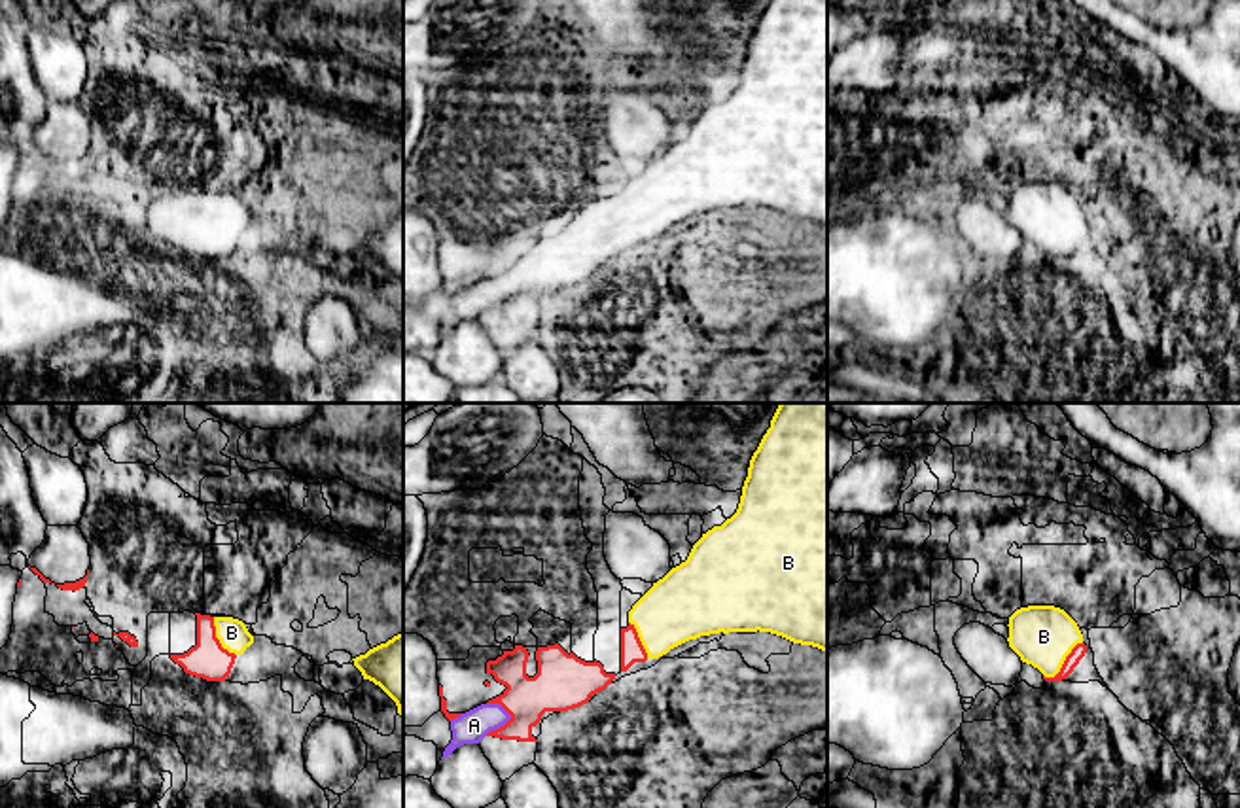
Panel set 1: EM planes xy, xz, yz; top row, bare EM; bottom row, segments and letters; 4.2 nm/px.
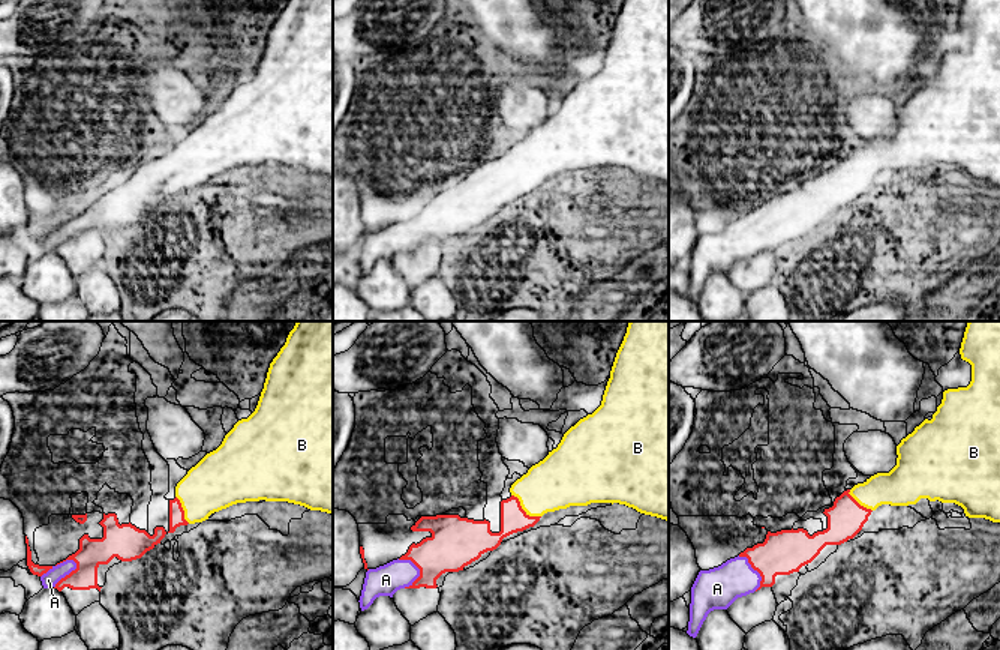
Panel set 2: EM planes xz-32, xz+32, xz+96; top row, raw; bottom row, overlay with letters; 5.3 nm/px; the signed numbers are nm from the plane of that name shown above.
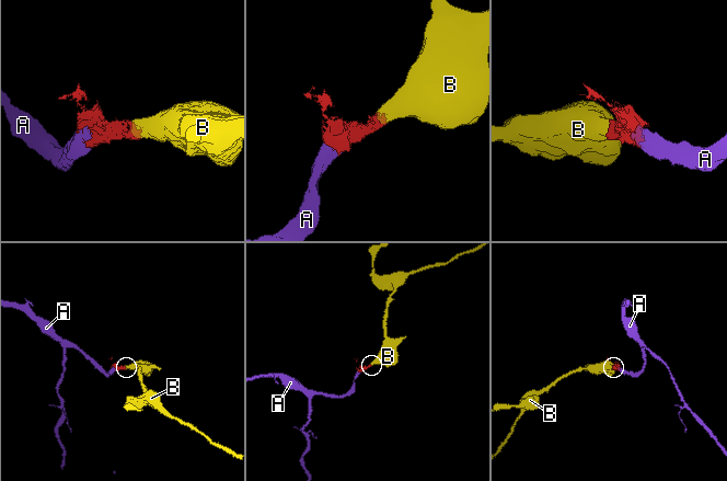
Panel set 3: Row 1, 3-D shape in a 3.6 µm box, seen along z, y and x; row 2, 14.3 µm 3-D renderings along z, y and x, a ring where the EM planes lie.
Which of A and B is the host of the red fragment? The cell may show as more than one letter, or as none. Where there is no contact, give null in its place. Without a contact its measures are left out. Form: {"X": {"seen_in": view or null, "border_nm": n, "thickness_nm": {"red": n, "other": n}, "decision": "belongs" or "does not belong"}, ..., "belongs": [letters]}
{"A": {"seen_in": "xz", "border_nm": 160, "thickness_nm": {"red": 190, "other": 140}, "decision": "belongs"}, "B": {"seen_in": "yz", "border_nm": 220, "thickness_nm": {"red": 60, "other": 260}, "decision": "belongs"}, "belongs": ["A", "B"]}

